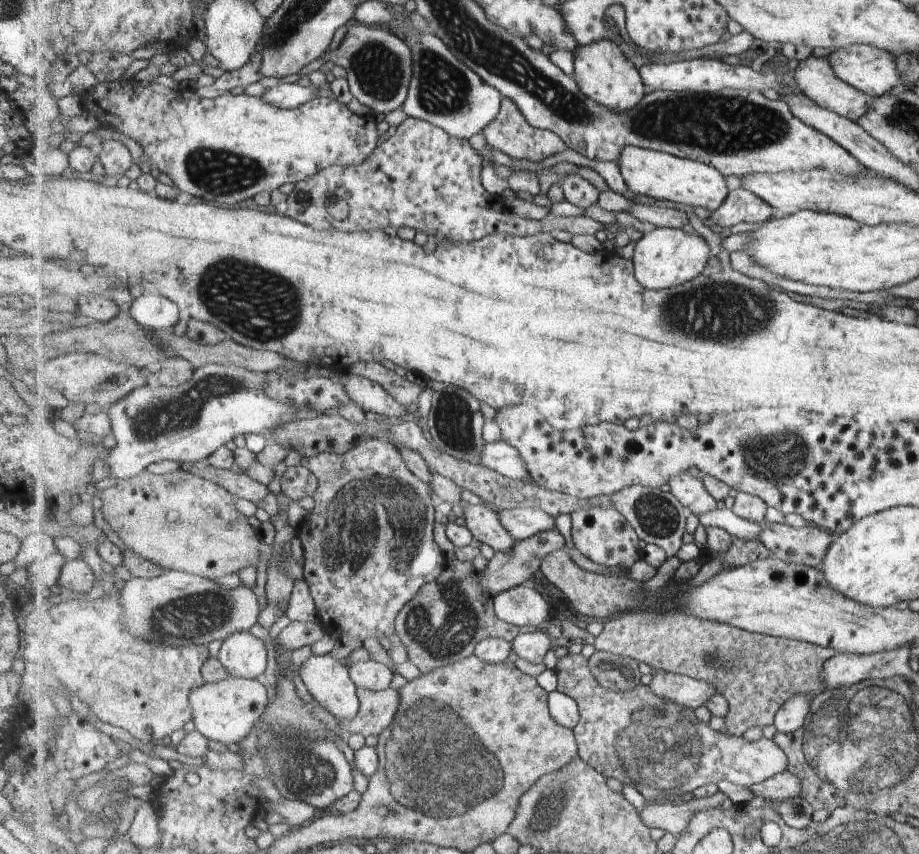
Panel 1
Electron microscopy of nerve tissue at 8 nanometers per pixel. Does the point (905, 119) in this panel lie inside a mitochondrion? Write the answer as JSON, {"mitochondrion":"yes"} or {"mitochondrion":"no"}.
{"mitochondrion":"yes"}

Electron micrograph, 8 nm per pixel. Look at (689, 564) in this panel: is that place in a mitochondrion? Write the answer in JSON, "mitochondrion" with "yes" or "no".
{"mitochondrion":"no"}

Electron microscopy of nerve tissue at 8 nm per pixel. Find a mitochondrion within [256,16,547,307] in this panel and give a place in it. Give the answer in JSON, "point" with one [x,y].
{"point":[443,88]}

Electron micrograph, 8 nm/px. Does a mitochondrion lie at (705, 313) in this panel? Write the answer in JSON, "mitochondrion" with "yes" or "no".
{"mitochondrion":"yes"}

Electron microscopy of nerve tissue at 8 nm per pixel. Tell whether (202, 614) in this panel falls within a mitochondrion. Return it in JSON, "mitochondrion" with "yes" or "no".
{"mitochondrion":"yes"}

